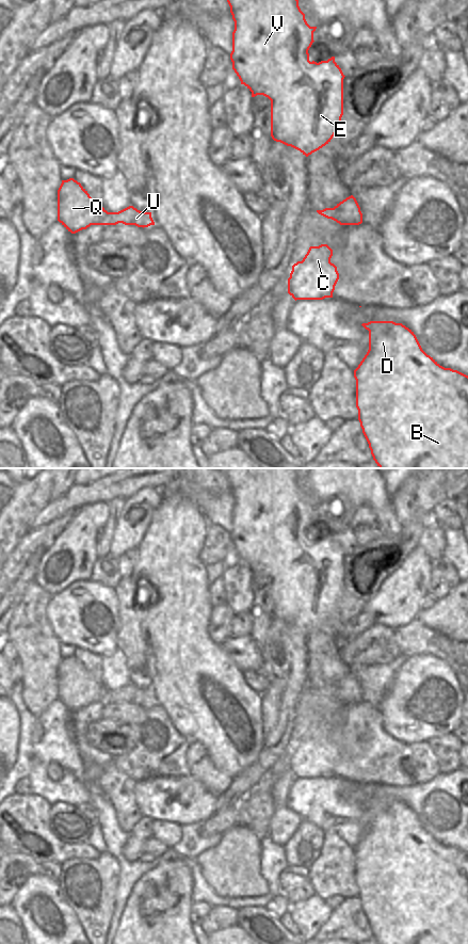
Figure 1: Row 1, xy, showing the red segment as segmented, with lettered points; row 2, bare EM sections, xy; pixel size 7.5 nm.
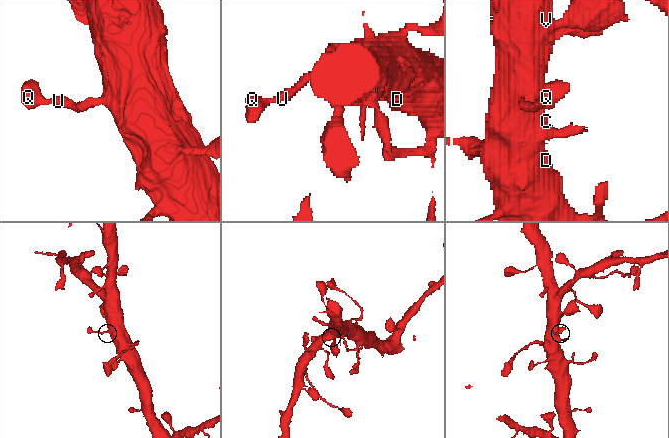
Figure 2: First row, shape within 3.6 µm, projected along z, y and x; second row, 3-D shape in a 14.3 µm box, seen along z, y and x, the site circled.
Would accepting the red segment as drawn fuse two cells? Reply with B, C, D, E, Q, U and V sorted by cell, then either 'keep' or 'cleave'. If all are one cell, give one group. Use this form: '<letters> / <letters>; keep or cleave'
B C D E Q U V; keep

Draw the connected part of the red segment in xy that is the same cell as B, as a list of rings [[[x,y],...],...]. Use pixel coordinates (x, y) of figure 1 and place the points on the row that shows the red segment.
[[[370,321],[361,325],[369,331],[369,350],[354,370],[354,378],[356,380],[356,407],[362,433],[377,466],[380,468],[468,468],[468,375],[440,366],[422,350],[414,332],[402,323],[393,321]]]

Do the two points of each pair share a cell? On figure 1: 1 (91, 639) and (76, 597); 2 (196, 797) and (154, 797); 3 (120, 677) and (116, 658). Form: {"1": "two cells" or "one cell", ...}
{"1": "one cell", "2": "one cell", "3": "one cell"}

